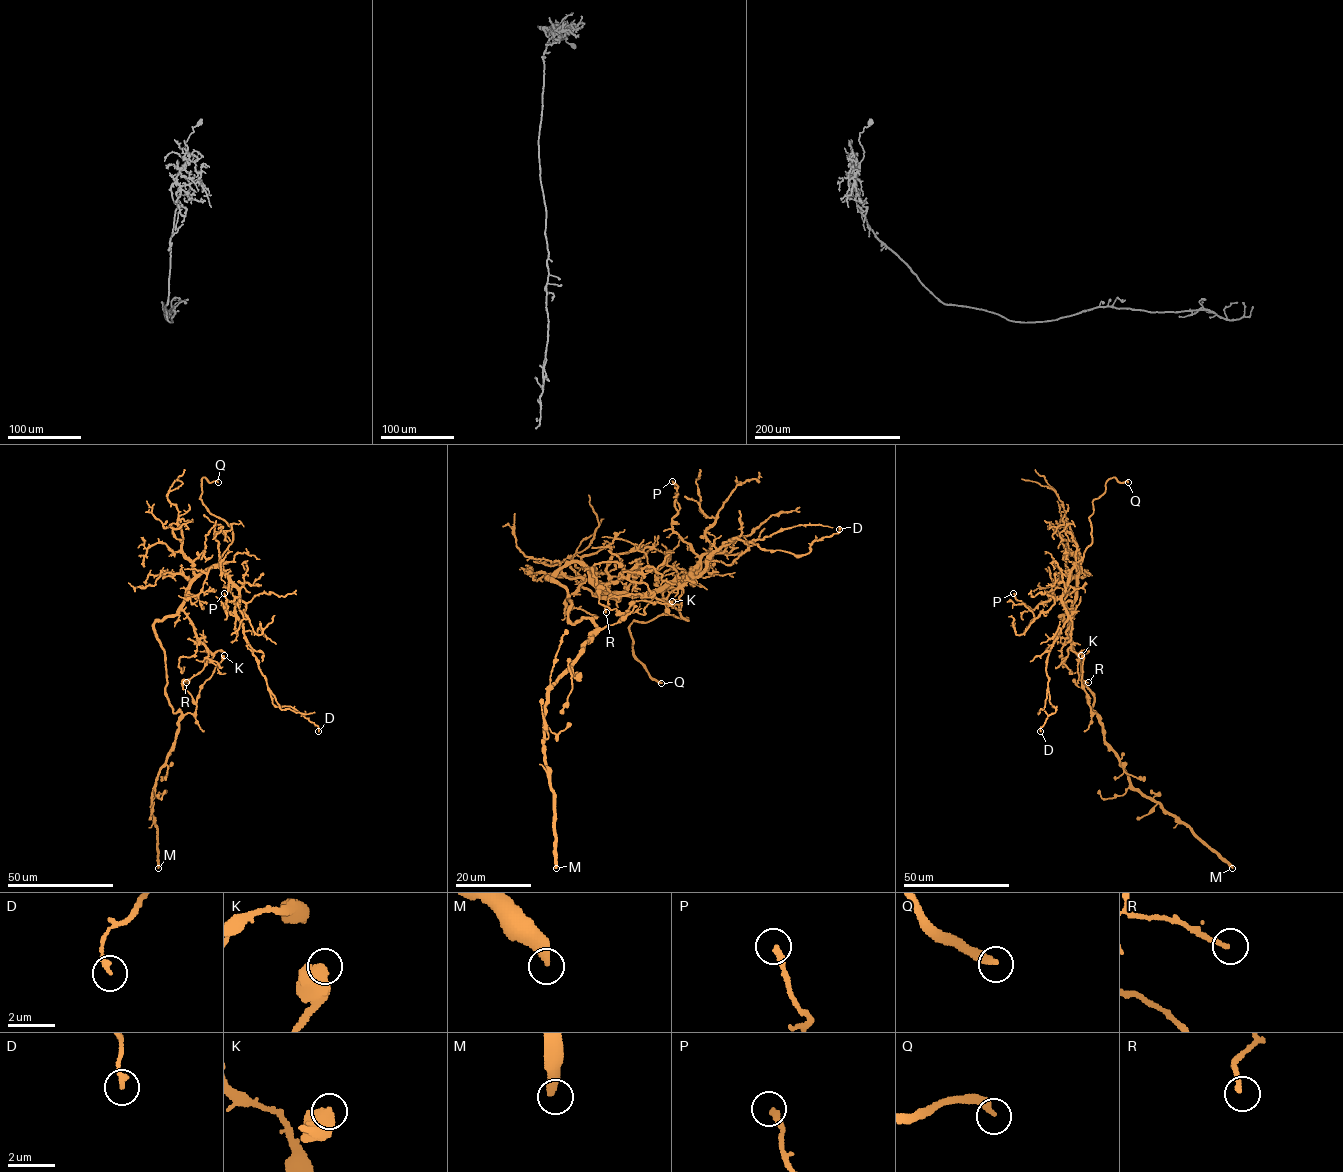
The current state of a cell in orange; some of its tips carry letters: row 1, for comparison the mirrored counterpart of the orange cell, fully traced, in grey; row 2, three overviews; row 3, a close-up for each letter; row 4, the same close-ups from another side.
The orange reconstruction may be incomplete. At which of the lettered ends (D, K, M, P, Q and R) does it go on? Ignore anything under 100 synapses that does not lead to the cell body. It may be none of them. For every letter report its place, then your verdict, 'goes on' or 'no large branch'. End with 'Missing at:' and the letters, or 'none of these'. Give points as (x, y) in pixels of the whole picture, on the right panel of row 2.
D: at (1040, 731); no large branch
K: at (1081, 655); no large branch
M: at (1232, 868); goes on
P: at (1013, 593); no large branch
Q: at (1128, 482); goes on
R: at (1088, 682); no large branch
Missing at: M, Q

